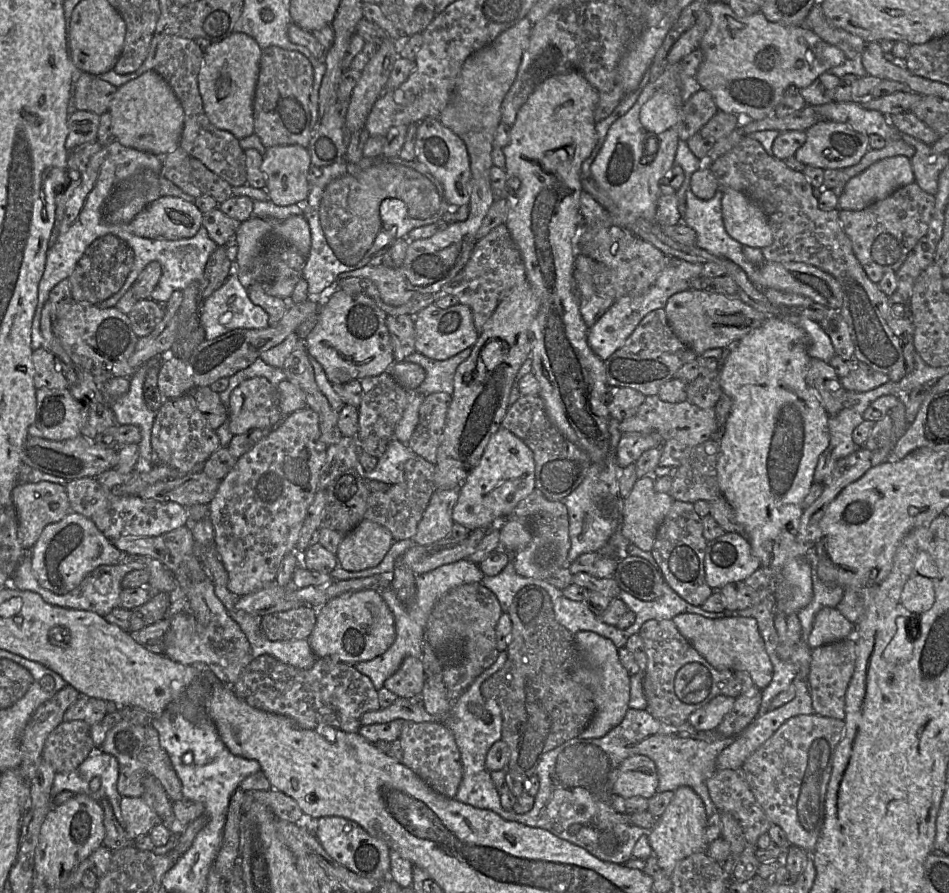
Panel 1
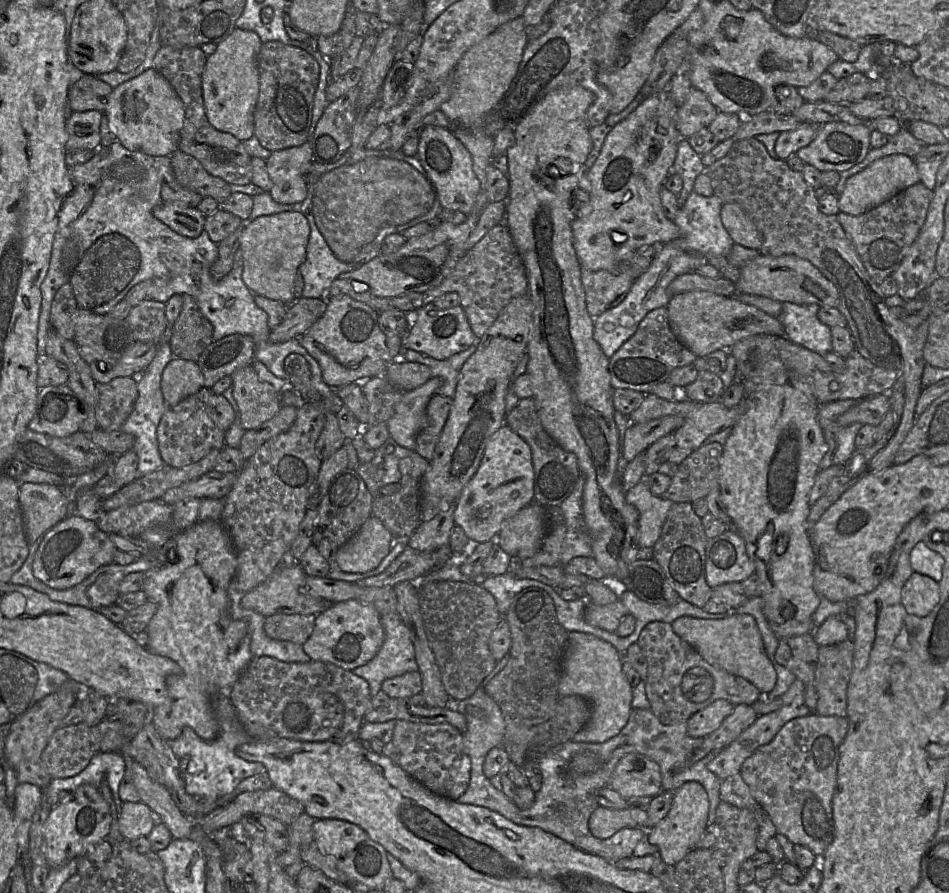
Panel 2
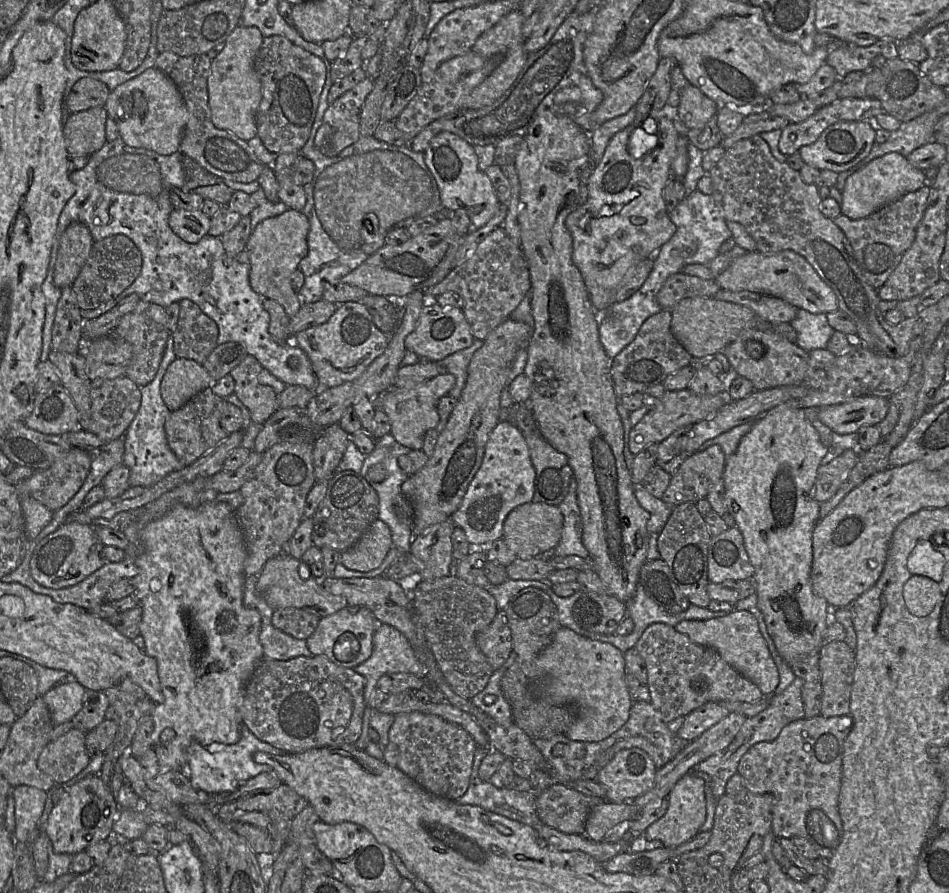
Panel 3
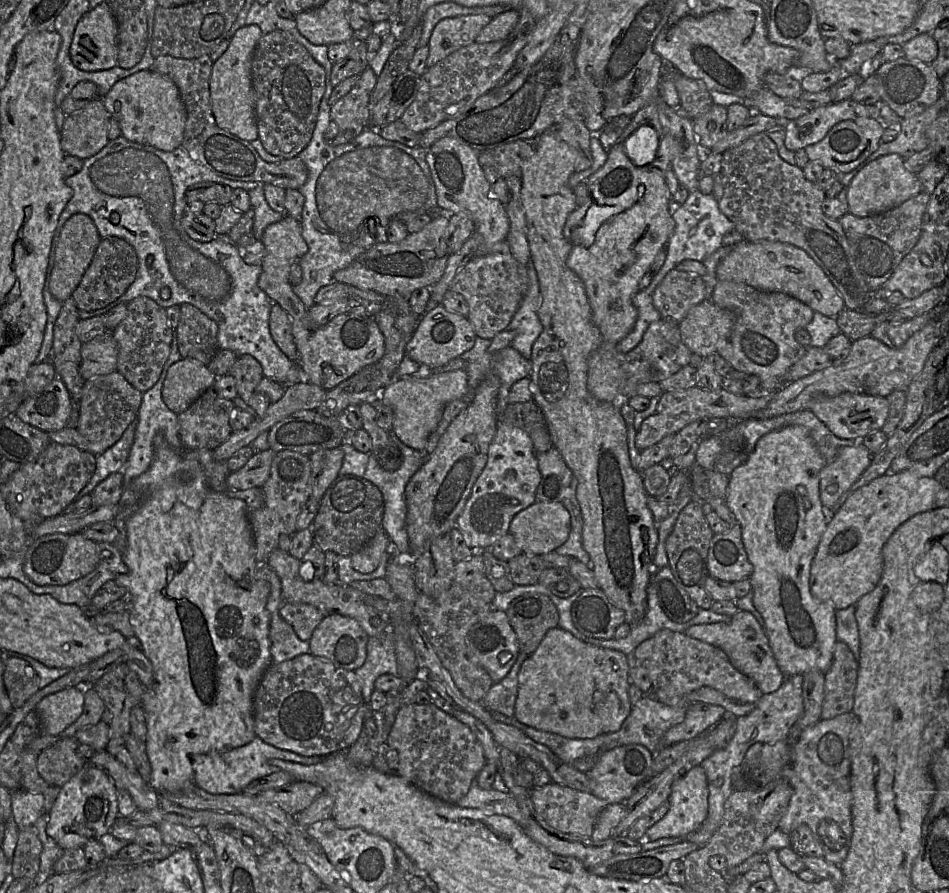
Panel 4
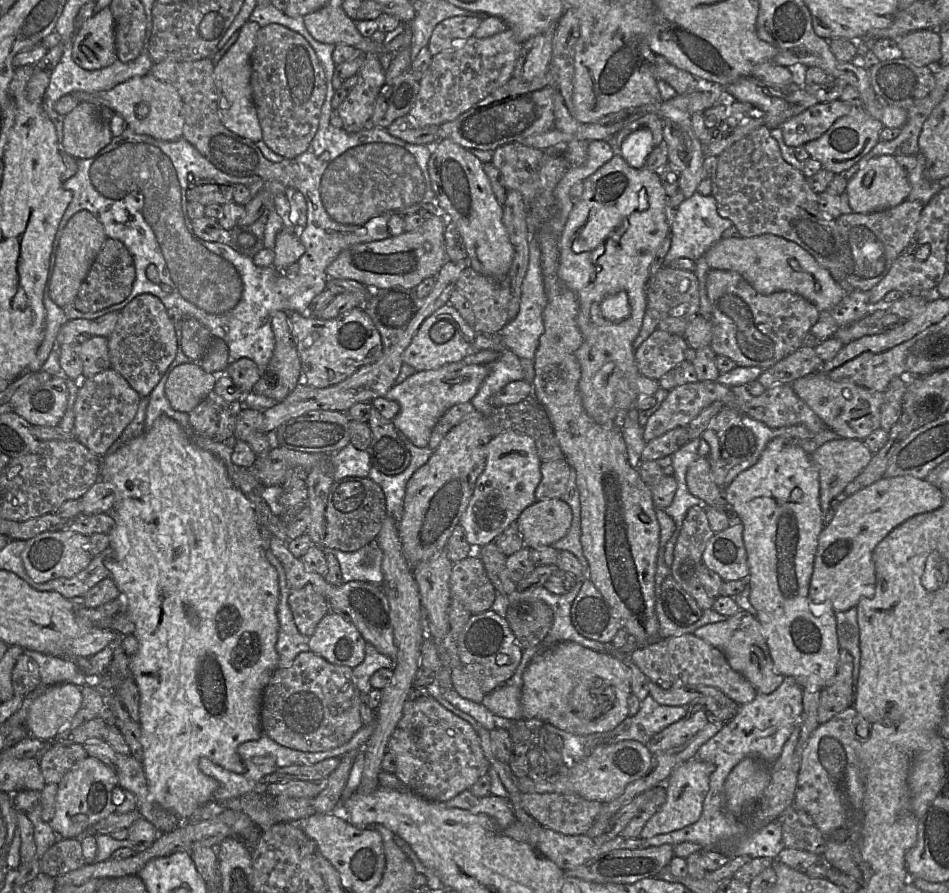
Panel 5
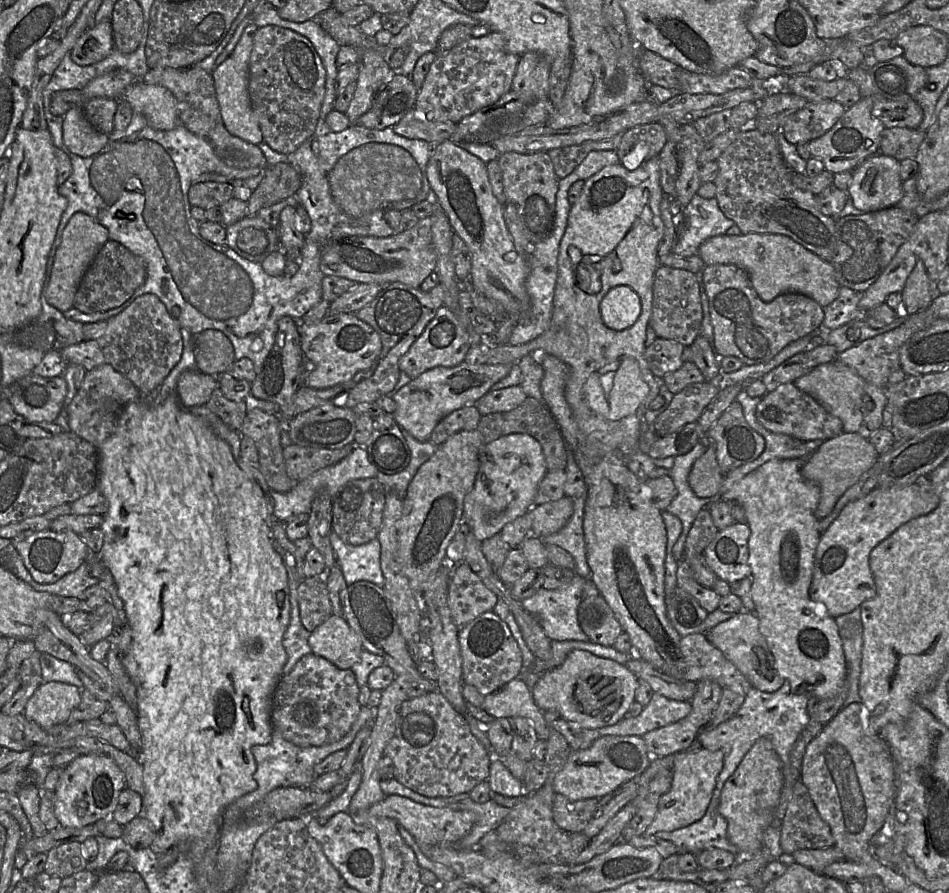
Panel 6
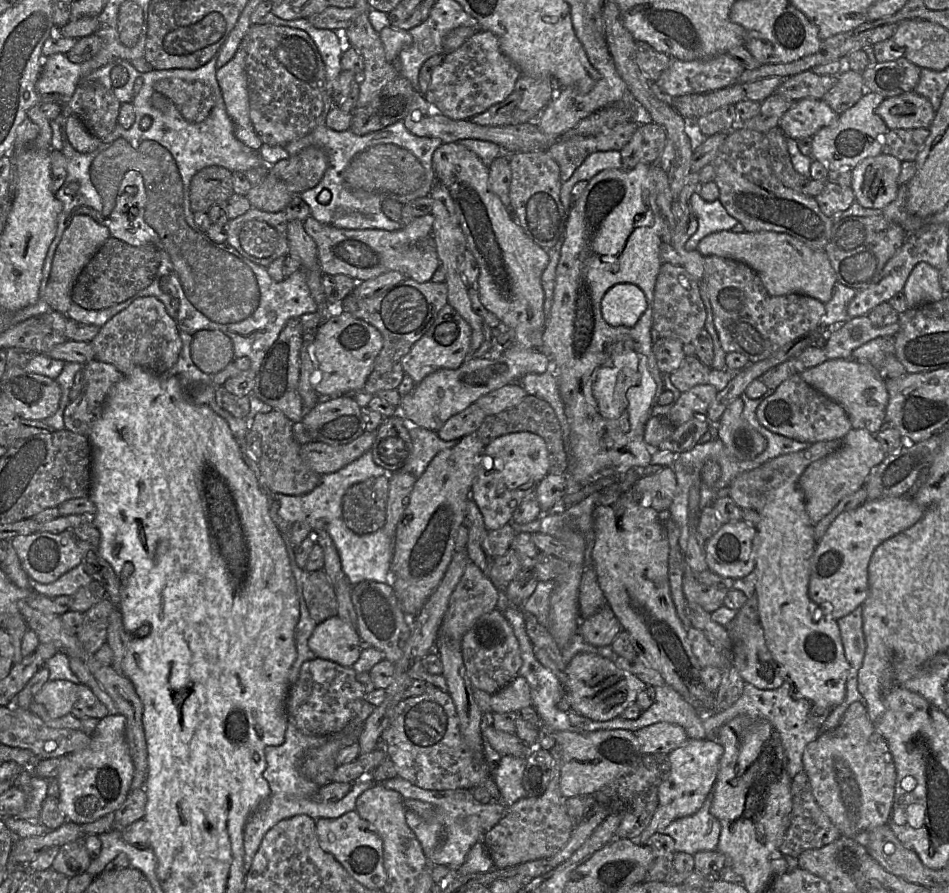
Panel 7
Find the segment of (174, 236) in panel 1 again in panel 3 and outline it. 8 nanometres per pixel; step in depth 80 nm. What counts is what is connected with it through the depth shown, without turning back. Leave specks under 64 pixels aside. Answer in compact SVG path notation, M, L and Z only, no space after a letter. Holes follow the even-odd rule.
M173 209L169 217L173 232L188 243L197 243L208 234L211 218L202 210Z

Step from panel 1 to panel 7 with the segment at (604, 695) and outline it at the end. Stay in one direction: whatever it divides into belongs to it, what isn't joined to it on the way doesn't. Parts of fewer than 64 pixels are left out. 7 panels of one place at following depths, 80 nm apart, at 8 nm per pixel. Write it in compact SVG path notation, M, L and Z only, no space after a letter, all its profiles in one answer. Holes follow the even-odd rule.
M593 653L577 654L566 666L565 697L570 708L577 714L594 721L609 721L620 717L622 712L636 701L637 695L647 685L632 673L619 668L612 660Z

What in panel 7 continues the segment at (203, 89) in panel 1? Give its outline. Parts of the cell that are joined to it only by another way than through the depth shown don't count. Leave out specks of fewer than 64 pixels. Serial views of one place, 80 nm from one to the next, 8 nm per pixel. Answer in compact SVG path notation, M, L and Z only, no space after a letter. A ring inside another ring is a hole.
M241 42L234 57L216 71L227 114L234 124L234 134L245 145L259 150L262 141L250 118L246 74L246 50Z

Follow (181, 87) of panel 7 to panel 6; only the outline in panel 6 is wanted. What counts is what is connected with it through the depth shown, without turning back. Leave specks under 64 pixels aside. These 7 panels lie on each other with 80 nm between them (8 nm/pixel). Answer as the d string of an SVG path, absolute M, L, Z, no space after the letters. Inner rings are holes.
M196 65L188 68L156 68L149 69L141 80L148 85L162 86L170 90L177 100L179 123L192 133L206 139L216 155L228 166L237 169L258 167L262 170L269 166L258 145L233 136L225 128L211 72Z

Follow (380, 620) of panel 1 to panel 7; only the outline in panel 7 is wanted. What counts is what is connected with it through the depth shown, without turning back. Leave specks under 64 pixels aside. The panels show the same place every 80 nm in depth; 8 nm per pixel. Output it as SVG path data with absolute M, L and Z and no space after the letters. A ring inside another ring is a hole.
M336 615L316 624L308 646L318 658L352 667L364 644L355 626Z

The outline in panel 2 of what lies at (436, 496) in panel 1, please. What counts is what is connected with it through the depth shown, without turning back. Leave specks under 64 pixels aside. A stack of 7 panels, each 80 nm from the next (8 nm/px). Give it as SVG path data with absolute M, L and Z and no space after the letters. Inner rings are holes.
M456 503L450 504L429 521L422 521L407 540L408 547L419 551L434 551L450 542L454 527L453 512Z

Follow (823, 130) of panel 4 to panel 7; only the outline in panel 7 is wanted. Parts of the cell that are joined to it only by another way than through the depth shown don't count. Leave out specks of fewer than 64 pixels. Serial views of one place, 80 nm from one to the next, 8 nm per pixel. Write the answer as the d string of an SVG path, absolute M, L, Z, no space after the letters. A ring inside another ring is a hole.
M802 99L793 102L779 122L786 137L800 140L813 137L822 128L831 125L839 115L822 99Z

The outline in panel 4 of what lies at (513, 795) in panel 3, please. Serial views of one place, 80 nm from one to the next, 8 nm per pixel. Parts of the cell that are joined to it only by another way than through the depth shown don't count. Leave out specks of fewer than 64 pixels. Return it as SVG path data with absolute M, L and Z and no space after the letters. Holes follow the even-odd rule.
M475 779L468 793L456 805L462 808L479 809L487 814L507 816L522 826L522 813L516 800L509 792L482 789Z

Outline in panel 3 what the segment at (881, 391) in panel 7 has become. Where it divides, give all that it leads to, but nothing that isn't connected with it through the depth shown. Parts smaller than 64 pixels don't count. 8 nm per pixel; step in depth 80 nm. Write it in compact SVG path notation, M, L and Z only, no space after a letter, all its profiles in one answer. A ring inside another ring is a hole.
M863 396L838 405L819 407L819 420L832 431L845 435L863 426L878 425L887 415L890 398Z

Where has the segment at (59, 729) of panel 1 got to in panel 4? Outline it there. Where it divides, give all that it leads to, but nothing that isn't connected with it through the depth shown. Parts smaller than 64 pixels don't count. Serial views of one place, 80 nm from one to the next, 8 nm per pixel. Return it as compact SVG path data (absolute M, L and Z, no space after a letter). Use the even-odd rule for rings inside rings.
M74 736L64 737L38 754L38 772L49 785L62 787L88 763L89 760L78 754L78 745L79 742Z

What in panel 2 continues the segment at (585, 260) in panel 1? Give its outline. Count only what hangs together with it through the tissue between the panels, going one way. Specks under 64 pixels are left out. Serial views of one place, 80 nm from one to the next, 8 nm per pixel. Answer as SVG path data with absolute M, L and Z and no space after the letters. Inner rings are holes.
M618 265L611 271L582 268L581 281L588 313L595 319L617 306L626 297L636 279L630 265Z

